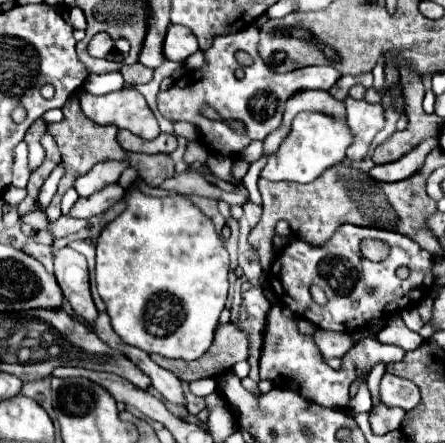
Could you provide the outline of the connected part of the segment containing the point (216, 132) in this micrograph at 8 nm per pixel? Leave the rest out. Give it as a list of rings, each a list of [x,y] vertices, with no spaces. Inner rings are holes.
[[[249,24],[247,28],[243,28],[235,34],[215,38],[211,50],[205,52],[207,64],[201,70],[183,74],[181,78],[177,78],[173,82],[171,88],[161,90],[157,94],[157,108],[159,108],[161,116],[171,122],[183,120],[183,122],[193,124],[199,130],[199,138],[207,146],[209,152],[229,156],[229,158],[239,158],[251,140],[265,140],[275,128],[281,126],[285,102],[289,100],[289,96],[295,90],[299,90],[299,88],[329,90],[341,76],[337,70],[333,70],[329,66],[305,66],[305,68],[297,68],[297,70],[291,70],[285,74],[275,74],[261,60],[261,56],[257,52],[257,44],[259,44],[259,28],[255,24]],[[237,50],[249,52],[255,62],[247,68],[241,66],[235,60]],[[203,106],[213,108],[221,116],[221,120],[205,118],[201,114]],[[227,118],[243,120],[247,126],[247,132],[245,134],[233,132],[225,122]]]

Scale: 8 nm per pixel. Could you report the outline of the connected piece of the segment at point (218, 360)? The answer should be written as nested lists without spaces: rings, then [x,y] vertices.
[[[233,324],[219,326],[215,332],[215,340],[207,354],[201,358],[187,362],[187,360],[167,360],[163,356],[151,356],[161,368],[173,372],[181,380],[199,380],[199,378],[211,378],[221,376],[223,372],[231,370],[237,362],[247,358],[247,338],[243,338],[243,332],[235,328]]]

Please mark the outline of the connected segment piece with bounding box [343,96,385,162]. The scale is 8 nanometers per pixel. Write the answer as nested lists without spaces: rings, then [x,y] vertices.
[[[347,96],[343,100],[347,106],[347,124],[355,134],[355,142],[347,148],[349,160],[363,160],[367,156],[369,144],[375,134],[385,126],[385,110],[383,104],[369,104],[363,100],[353,100]]]

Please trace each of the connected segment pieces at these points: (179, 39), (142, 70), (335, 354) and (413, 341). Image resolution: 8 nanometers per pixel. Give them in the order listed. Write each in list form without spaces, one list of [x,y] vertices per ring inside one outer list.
[[[175,24],[169,26],[167,36],[165,36],[165,44],[163,44],[163,52],[165,52],[167,60],[185,62],[185,58],[197,50],[199,50],[197,38],[191,34],[191,30],[187,30],[183,26],[175,26]]]
[[[137,62],[133,64],[133,66],[127,66],[127,64],[125,64],[125,66],[121,68],[121,74],[127,84],[134,86],[150,82],[153,78],[154,70]]]
[[[317,330],[313,334],[315,344],[319,346],[319,350],[323,352],[325,358],[343,358],[345,352],[353,346],[351,336],[343,334],[343,332],[333,332],[333,330]]]
[[[399,314],[391,316],[389,322],[387,322],[387,326],[383,326],[379,332],[375,332],[375,338],[379,342],[383,342],[383,344],[397,344],[397,346],[401,346],[405,350],[415,350],[423,342],[423,338],[417,332],[409,330],[403,324],[403,320],[401,320]]]

